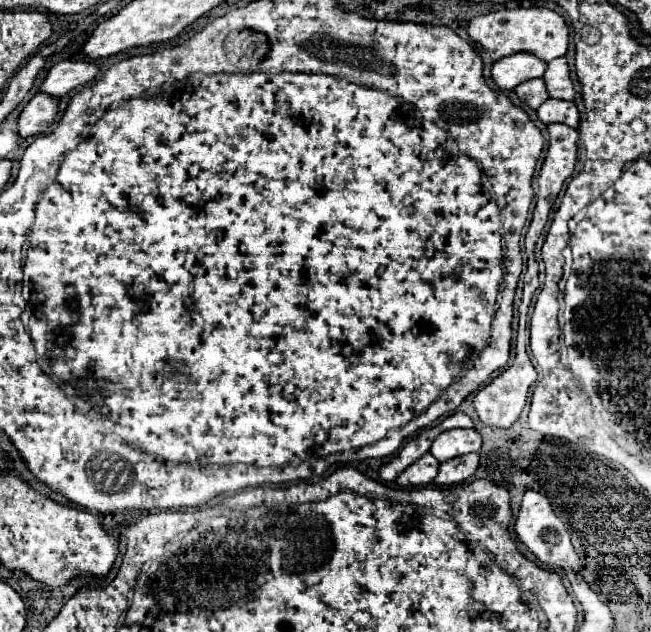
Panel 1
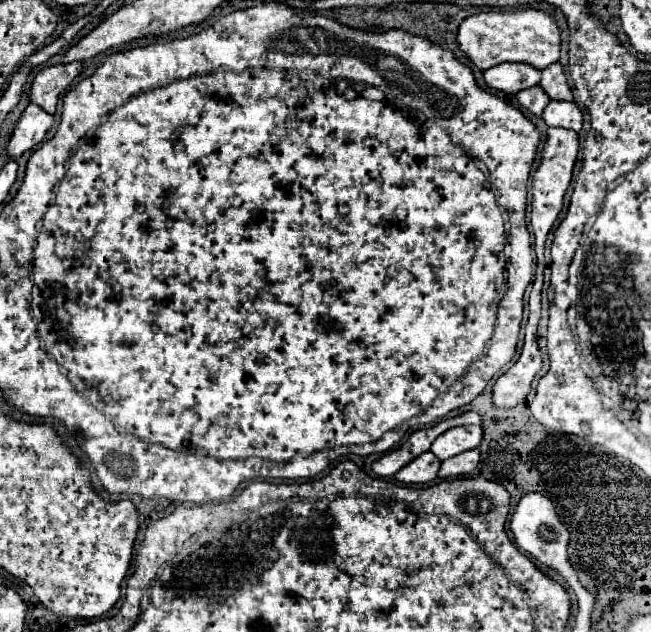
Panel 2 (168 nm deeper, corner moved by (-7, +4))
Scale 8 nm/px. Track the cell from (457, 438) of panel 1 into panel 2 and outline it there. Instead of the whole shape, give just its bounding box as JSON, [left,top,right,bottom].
[432,426,482,458]

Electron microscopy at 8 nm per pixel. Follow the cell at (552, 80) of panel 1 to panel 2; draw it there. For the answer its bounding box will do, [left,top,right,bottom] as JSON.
[540,62,574,100]

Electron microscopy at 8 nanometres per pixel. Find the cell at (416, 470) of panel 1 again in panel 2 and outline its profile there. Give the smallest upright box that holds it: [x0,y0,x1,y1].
[396,452,442,486]

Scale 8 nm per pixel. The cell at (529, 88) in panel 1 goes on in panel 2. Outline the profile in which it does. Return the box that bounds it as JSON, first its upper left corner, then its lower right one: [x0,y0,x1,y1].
[516,86,550,116]

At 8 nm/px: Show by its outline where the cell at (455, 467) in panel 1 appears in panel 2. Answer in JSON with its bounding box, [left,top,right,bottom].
[438,448,480,478]

